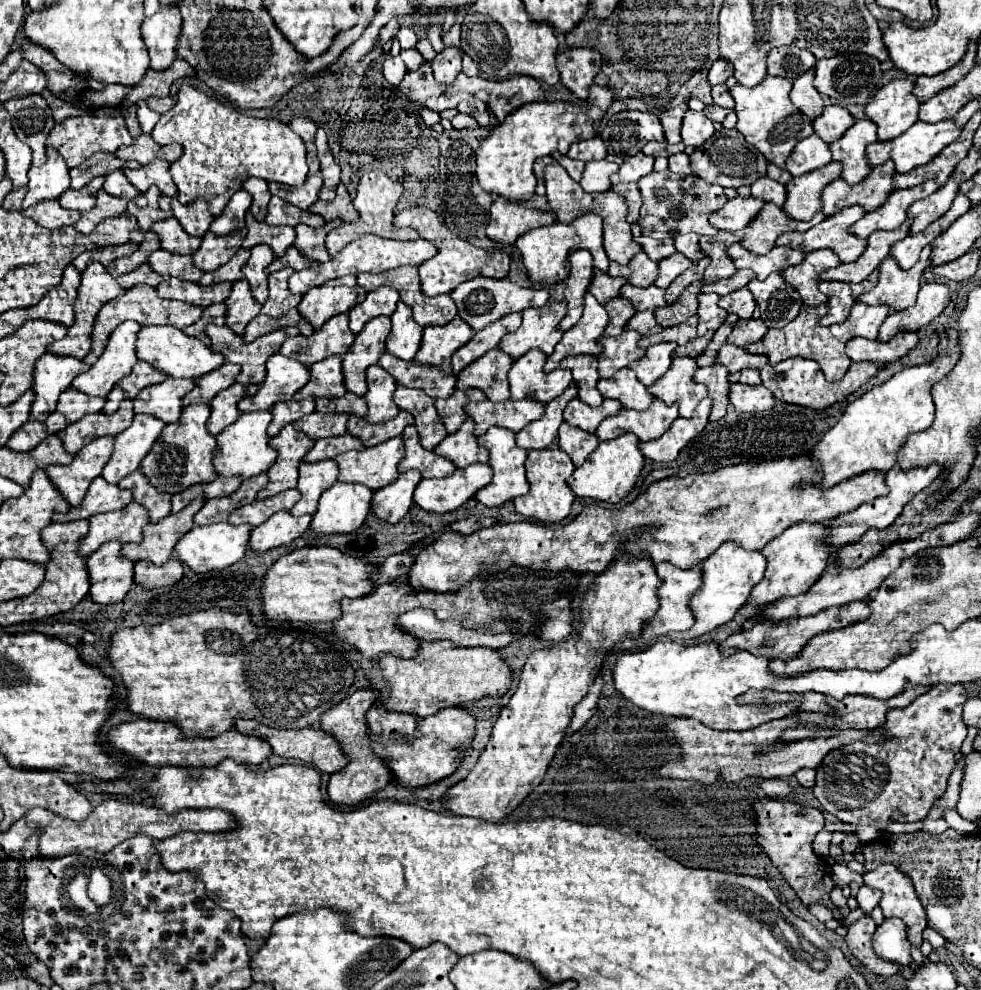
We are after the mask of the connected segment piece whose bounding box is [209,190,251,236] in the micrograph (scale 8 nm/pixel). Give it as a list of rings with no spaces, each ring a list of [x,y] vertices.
[[[245,190],[235,192],[231,196],[227,208],[223,210],[223,214],[213,220],[209,230],[217,236],[225,236],[233,230],[241,230],[245,226],[245,214],[247,214],[249,206],[251,206],[251,194],[247,194]]]

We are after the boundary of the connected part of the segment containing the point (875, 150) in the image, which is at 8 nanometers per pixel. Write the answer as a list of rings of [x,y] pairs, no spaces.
[[[945,120],[945,122],[937,122],[937,124],[927,124],[927,122],[915,122],[905,134],[889,140],[889,142],[873,142],[867,146],[867,164],[873,166],[881,166],[887,160],[891,160],[895,164],[895,172],[899,174],[907,174],[917,166],[923,166],[927,162],[931,162],[945,146],[949,146],[951,142],[955,142],[959,138],[961,130],[955,128],[953,120]]]

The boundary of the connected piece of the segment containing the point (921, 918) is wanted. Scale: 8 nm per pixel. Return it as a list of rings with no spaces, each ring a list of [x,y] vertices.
[[[883,864],[873,872],[865,872],[863,880],[867,886],[879,888],[883,892],[879,906],[883,908],[885,918],[891,918],[891,916],[901,918],[907,924],[909,942],[919,948],[921,932],[927,926],[927,920],[911,880],[891,864]]]

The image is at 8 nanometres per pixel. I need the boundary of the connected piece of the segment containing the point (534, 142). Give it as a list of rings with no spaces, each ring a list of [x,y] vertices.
[[[591,86],[591,94],[587,102],[581,102],[579,106],[569,102],[529,102],[521,110],[511,112],[499,126],[491,130],[491,134],[481,140],[481,146],[477,150],[477,180],[481,188],[489,194],[499,194],[505,200],[511,202],[523,202],[529,200],[535,194],[535,174],[533,174],[533,162],[539,156],[547,156],[555,150],[561,154],[567,154],[569,146],[579,140],[587,140],[593,136],[593,130],[597,130],[603,114],[615,100],[615,94],[611,88],[605,86]]]

